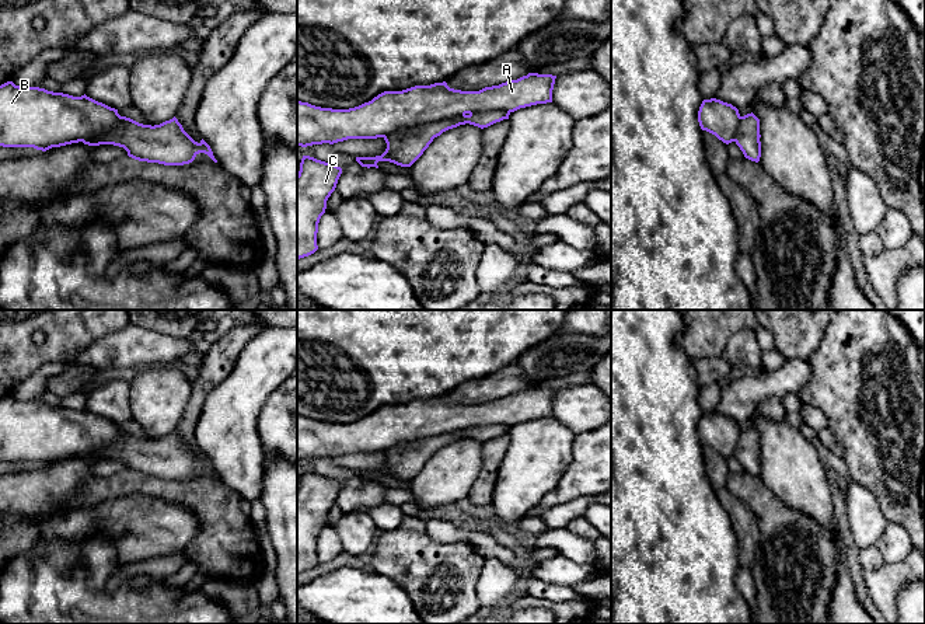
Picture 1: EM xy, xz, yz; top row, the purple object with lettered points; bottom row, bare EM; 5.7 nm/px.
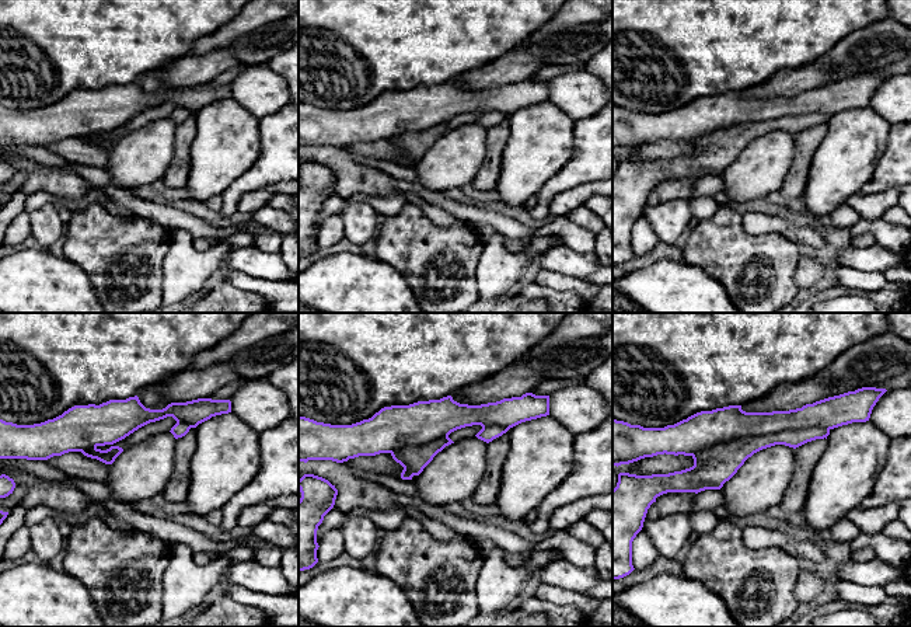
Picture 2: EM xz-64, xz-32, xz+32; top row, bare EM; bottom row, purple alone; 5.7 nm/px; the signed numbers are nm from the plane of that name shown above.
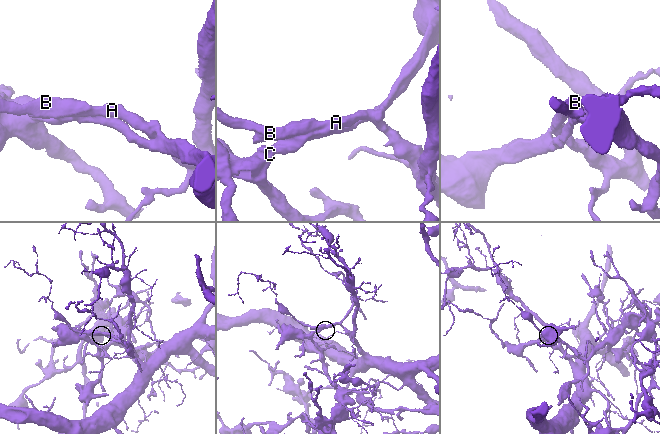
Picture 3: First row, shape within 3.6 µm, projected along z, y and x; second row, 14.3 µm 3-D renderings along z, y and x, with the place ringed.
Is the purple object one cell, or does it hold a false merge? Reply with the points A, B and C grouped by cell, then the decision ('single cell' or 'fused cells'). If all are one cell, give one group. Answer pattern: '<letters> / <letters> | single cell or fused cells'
A B / C | fused cells

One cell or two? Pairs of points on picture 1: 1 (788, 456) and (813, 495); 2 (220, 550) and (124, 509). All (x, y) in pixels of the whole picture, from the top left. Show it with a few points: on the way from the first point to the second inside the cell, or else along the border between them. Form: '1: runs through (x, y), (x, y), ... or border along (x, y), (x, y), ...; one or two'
1: runs through (791, 466), (803, 485); one
2: border along (187, 506), (196, 518), (198, 533), (181, 550); two

